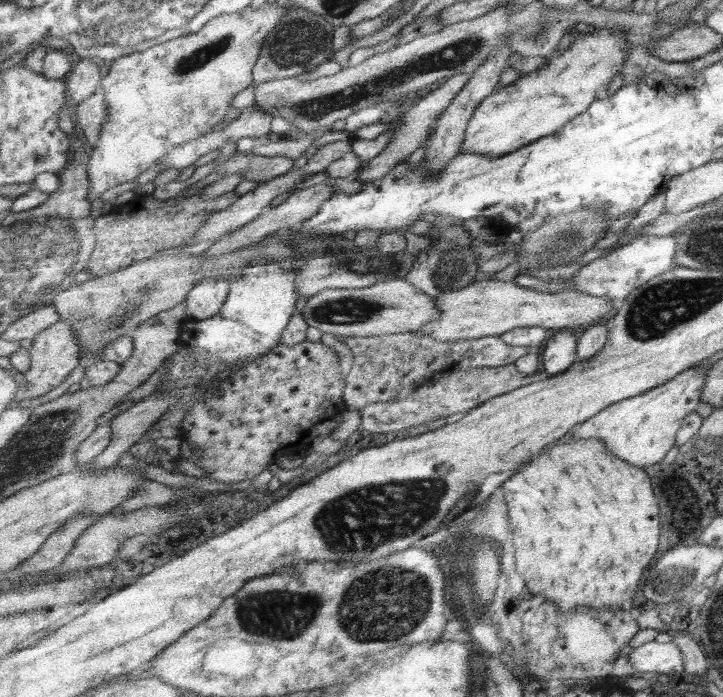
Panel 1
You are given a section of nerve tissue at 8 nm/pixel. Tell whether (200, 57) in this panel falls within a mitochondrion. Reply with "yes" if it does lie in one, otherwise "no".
yes

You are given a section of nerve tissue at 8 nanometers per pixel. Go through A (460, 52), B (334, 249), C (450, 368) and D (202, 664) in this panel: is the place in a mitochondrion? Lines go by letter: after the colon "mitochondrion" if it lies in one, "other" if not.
A: mitochondrion
B: mitochondrion
C: other
D: other

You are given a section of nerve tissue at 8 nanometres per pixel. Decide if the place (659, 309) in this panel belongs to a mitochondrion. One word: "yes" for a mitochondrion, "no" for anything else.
yes

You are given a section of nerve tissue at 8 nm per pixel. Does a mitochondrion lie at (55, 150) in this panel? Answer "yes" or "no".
no

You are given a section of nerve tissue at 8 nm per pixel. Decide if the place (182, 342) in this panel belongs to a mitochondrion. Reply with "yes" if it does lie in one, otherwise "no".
no

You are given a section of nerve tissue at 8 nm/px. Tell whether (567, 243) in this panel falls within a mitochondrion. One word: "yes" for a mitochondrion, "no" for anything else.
yes

